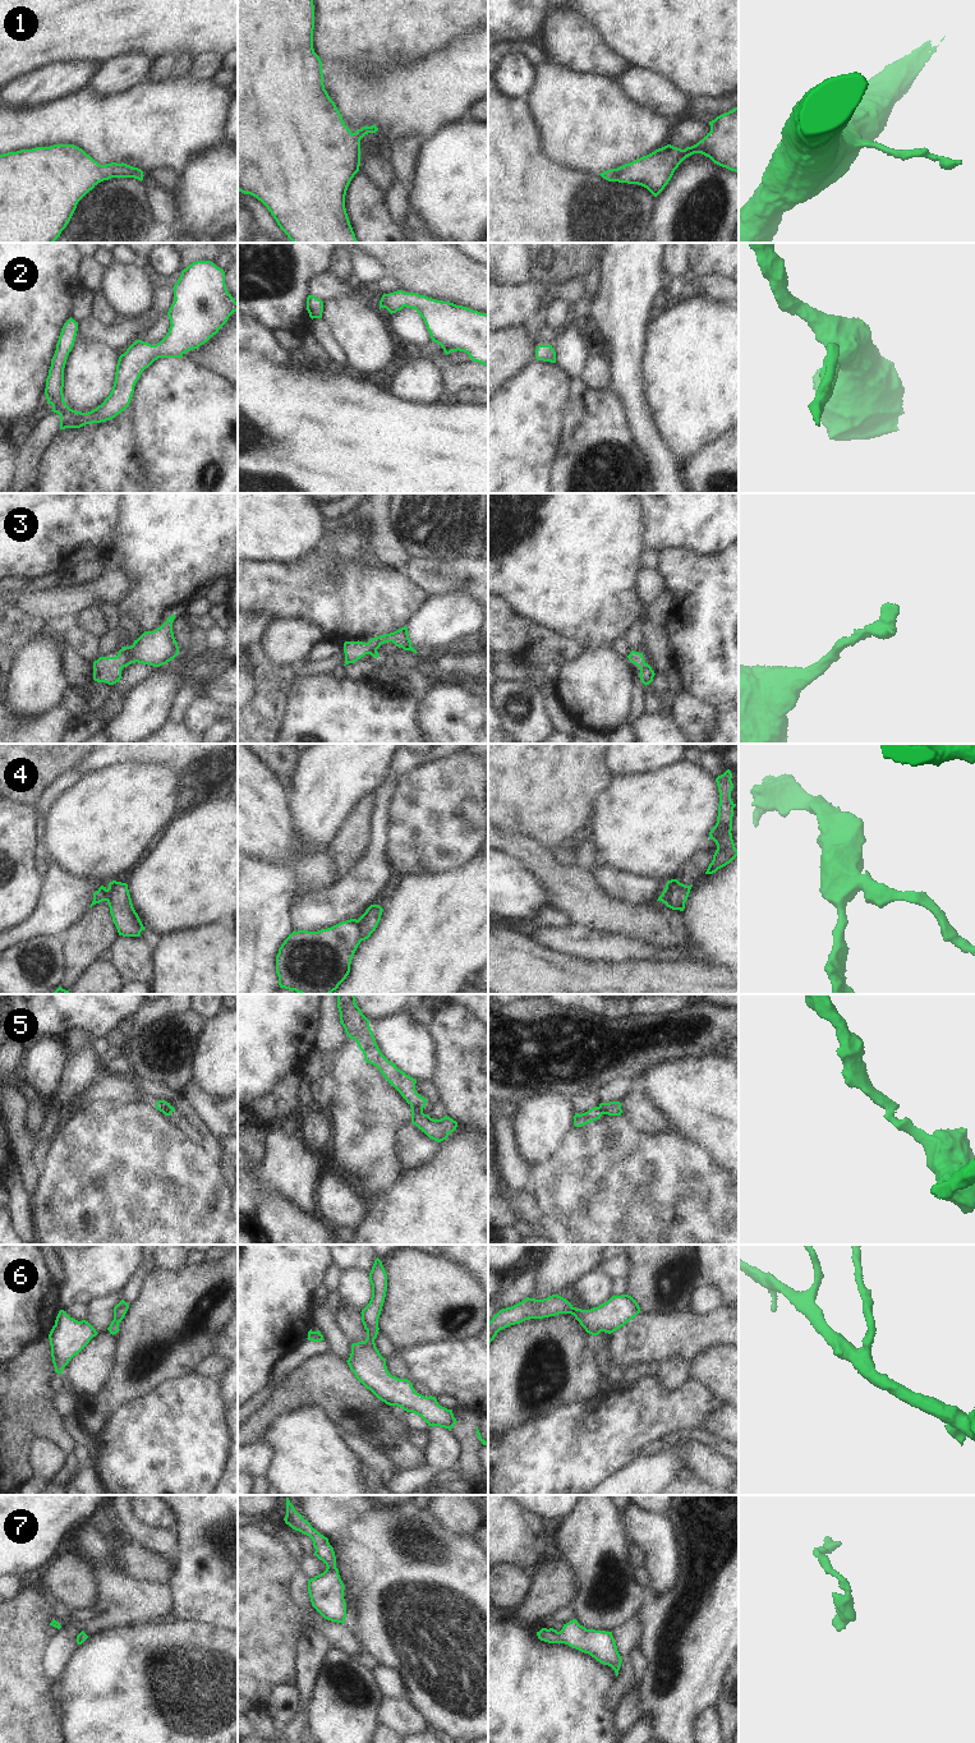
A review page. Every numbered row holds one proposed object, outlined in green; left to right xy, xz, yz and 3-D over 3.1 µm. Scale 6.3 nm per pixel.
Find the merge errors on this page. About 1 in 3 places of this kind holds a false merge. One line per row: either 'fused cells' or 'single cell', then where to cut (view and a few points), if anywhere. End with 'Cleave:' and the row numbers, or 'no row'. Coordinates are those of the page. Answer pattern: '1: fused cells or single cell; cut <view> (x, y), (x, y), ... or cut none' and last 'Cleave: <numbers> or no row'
1: single cell; cut none
2: single cell; cut none
3: single cell; cut none
4: fused cells; cut yz (666, 883), (668, 887), (667, 901), (671, 907)
5: fused cells; cut xz (410, 1104), (422, 1111)
6: single cell; cut none
7: single cell; cut none
Cleave: 4, 5

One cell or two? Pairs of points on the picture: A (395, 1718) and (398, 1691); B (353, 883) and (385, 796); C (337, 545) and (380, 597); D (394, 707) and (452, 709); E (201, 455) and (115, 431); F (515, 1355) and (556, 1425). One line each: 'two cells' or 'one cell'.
A: two cells
B: one cell
C: two cells
D: two cells
E: two cells
F: two cells

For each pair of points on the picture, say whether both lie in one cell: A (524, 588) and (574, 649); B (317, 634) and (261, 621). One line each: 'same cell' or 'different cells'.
A: different cells
B: different cells

